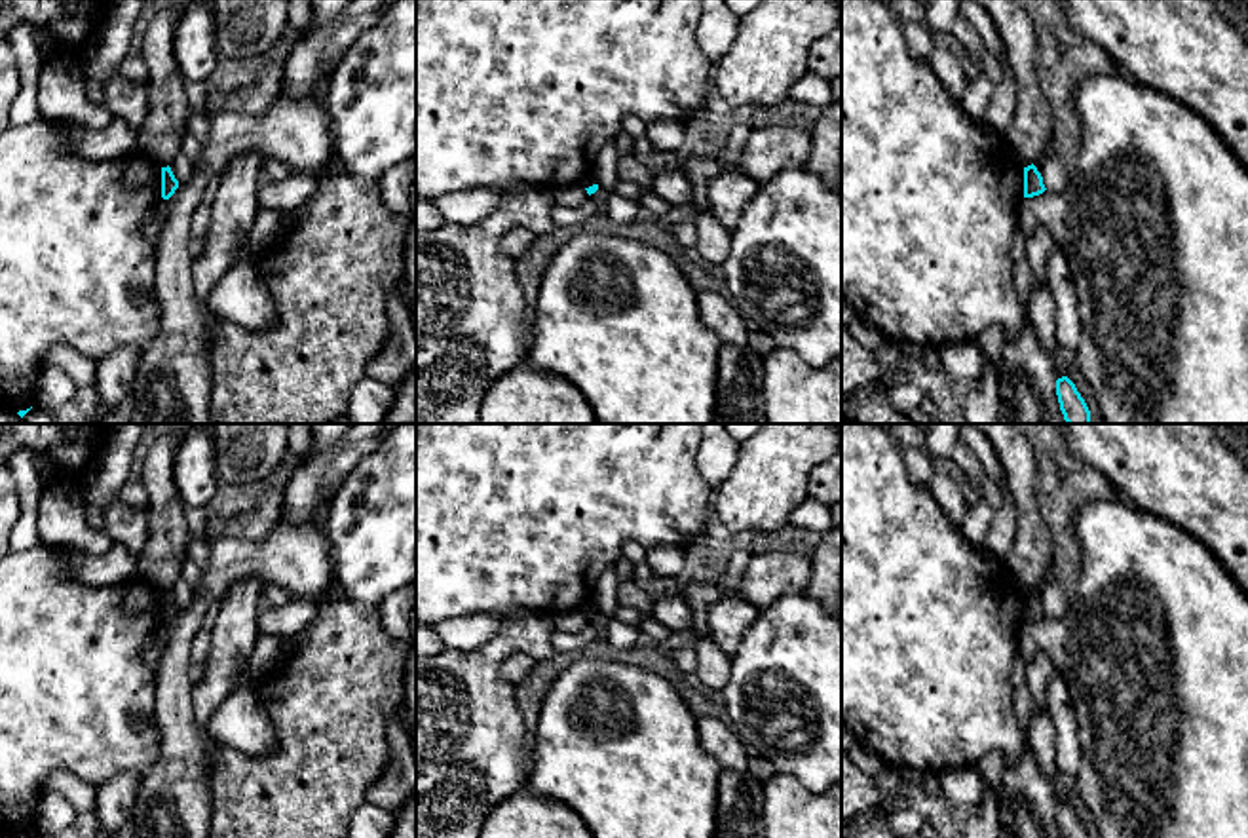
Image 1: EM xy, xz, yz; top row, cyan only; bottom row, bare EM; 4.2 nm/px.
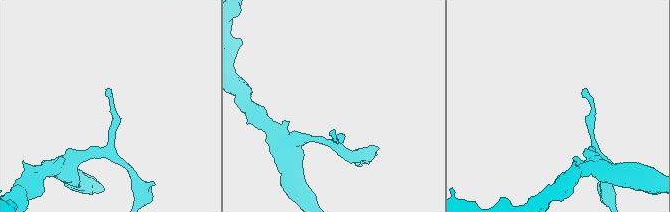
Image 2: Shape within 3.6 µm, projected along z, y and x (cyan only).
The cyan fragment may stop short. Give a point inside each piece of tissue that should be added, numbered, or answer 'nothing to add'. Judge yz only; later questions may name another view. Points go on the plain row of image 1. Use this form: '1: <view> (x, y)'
nothing to add

